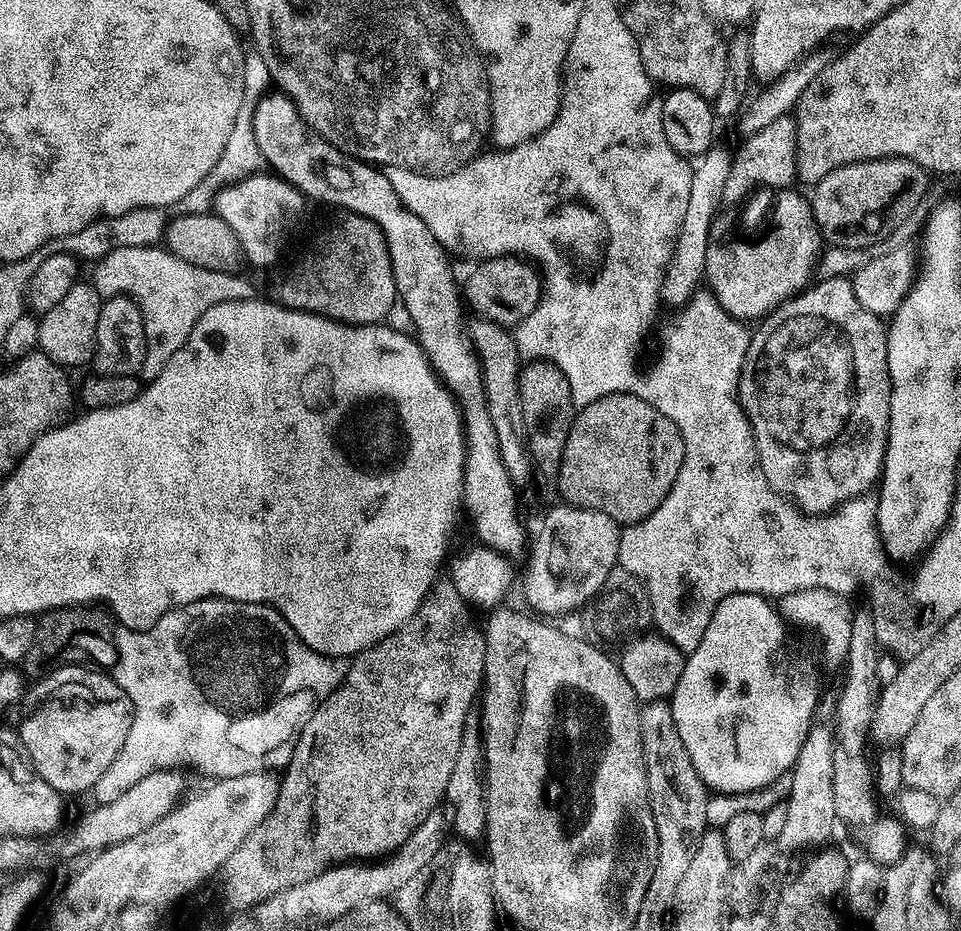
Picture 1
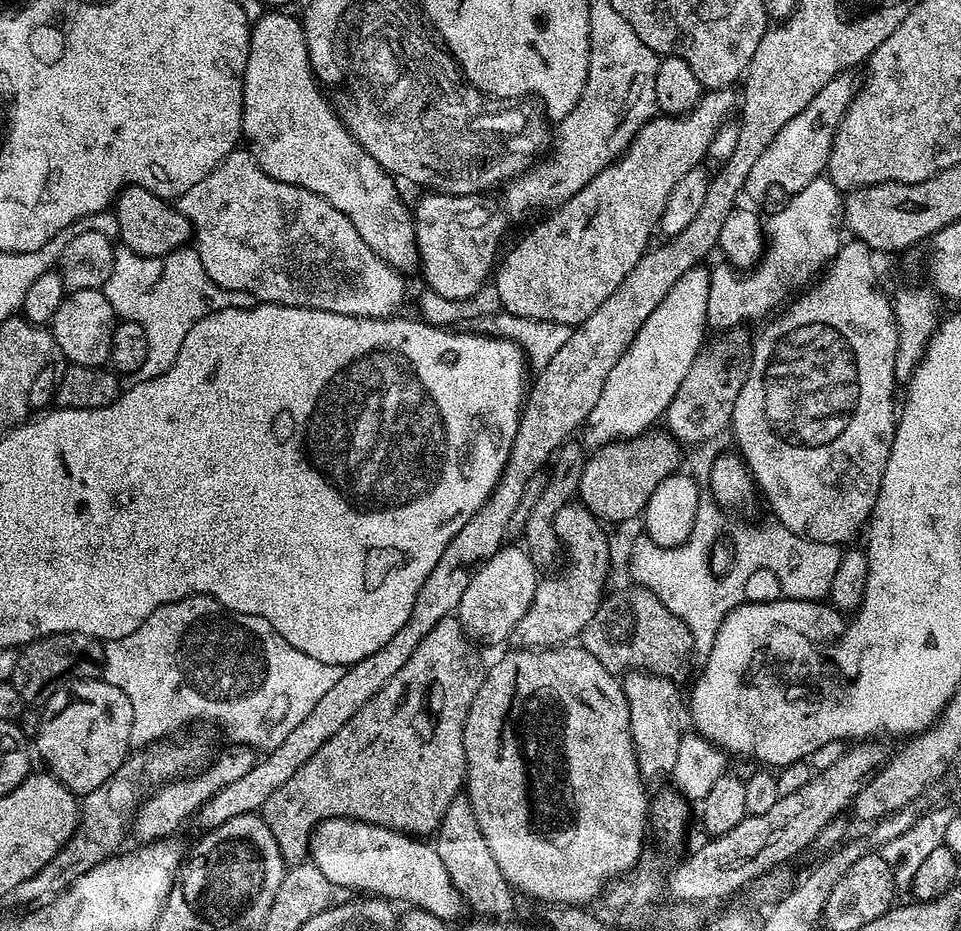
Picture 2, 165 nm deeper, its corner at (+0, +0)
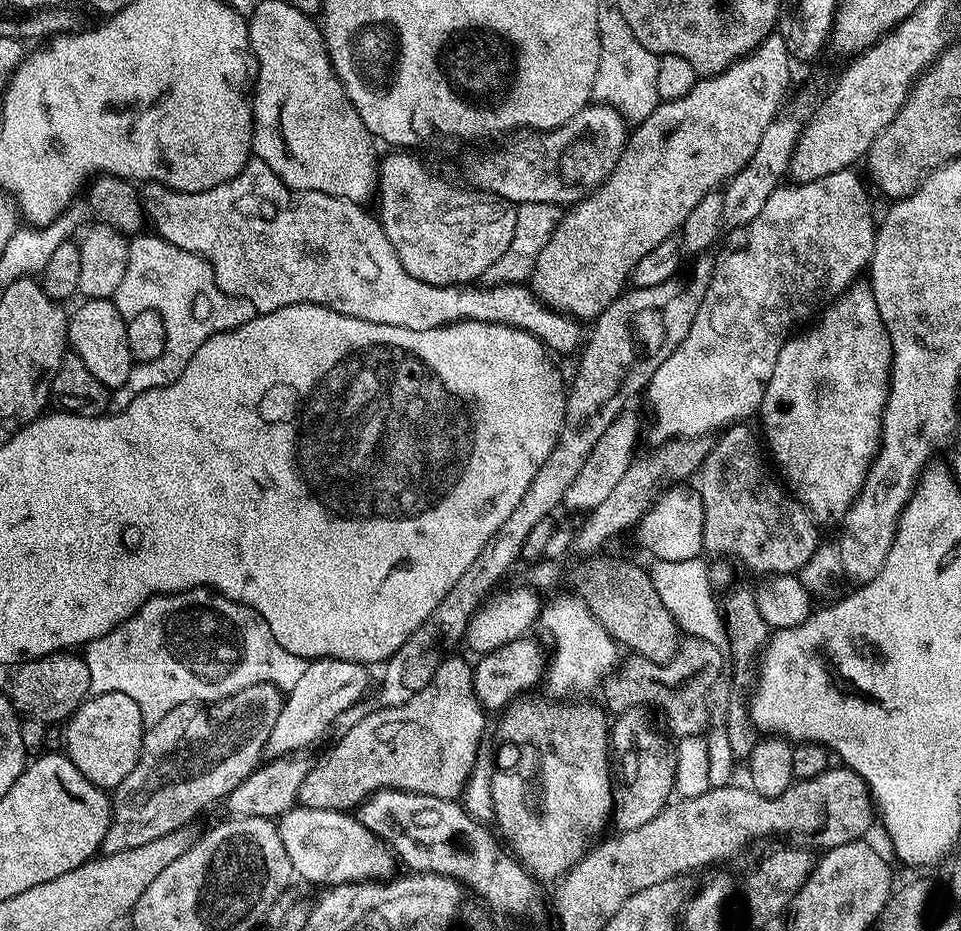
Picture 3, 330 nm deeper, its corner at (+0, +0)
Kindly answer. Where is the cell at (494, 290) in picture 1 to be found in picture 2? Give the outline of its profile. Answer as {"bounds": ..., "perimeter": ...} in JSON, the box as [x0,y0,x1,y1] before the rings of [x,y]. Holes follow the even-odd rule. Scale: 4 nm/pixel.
{"bounds":[494,88,738,326],"perimeter":[[[732,88],[708,90],[701,95],[699,104],[688,115],[665,116],[660,114],[649,120],[647,124],[644,124],[639,134],[632,139],[632,144],[619,160],[603,168],[590,182],[586,182],[586,186],[582,186],[582,190],[578,190],[578,194],[571,196],[565,204],[561,204],[559,208],[549,211],[545,215],[548,217],[541,224],[536,224],[529,230],[528,237],[525,240],[518,241],[508,253],[505,251],[494,274],[494,283],[498,290],[501,309],[509,317],[517,320],[550,320],[556,326],[575,326],[590,318],[594,314],[594,310],[598,310],[598,306],[602,306],[602,302],[606,302],[606,298],[610,298],[610,294],[614,294],[614,290],[618,290],[618,286],[622,286],[622,278],[626,278],[626,274],[630,274],[630,270],[634,270],[634,266],[638,266],[638,258],[642,258],[644,253],[648,251],[650,247],[648,239],[651,238],[652,232],[654,236],[654,233],[657,231],[662,218],[662,210],[666,210],[666,202],[668,201],[670,190],[674,190],[674,186],[687,172],[701,167],[705,163],[704,160],[708,156],[708,147],[714,142],[714,134],[720,128],[725,127],[727,120],[724,119],[731,112],[733,115],[737,111],[738,96],[737,93],[736,96],[734,93],[735,91]]]}

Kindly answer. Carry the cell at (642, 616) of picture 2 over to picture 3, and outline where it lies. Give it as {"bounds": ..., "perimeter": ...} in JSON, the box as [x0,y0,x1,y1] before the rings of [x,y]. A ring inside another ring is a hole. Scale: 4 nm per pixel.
{"bounds":[602,636,726,738],"perimeter":[[[688,636],[681,639],[675,660],[669,660],[666,664],[650,662],[650,658],[635,654],[627,658],[629,660],[619,665],[618,671],[602,688],[605,700],[603,703],[609,713],[619,714],[641,706],[652,710],[657,708],[664,715],[665,726],[676,738],[699,736],[708,728],[708,691],[715,686],[716,679],[724,668],[724,660],[726,664],[726,656],[721,649],[697,636]]]}

